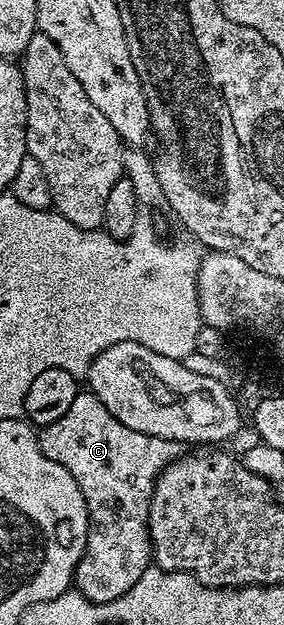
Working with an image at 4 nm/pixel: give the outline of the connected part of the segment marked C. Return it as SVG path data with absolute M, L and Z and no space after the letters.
M81 393L73 397L73 405L63 416L57 417L47 427L38 432L39 444L49 457L57 461L69 473L81 489L87 506L87 540L79 564L75 569L74 590L94 603L108 603L133 589L148 567L152 566L150 529L147 518L150 515L150 501L153 497L155 481L164 469L181 455L181 445L172 439L153 437L121 425L105 405L95 395Z

